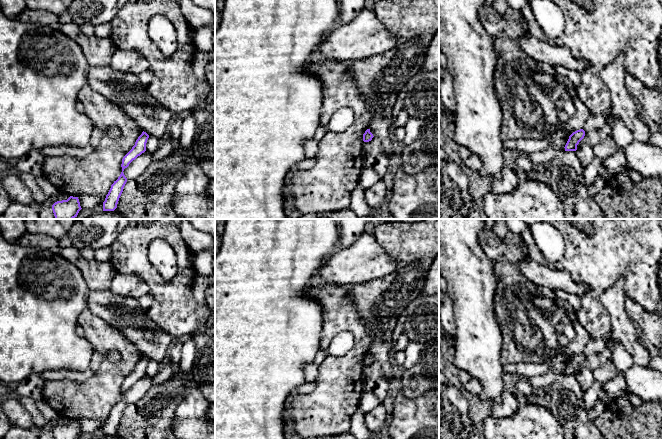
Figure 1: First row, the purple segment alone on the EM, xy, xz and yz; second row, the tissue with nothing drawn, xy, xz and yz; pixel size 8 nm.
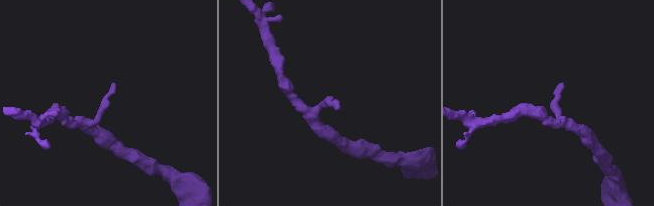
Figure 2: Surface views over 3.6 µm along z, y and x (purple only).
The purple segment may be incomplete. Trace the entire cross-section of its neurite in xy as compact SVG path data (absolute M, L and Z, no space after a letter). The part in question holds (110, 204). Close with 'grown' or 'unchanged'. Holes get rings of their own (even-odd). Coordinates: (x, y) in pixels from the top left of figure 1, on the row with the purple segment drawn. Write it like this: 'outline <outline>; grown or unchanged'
outline M143 131L136 140L132 149L123 157L121 164L122 172L118 179L111 185L111 188L106 195L105 201L103 202L103 211L114 211L117 208L119 198L127 182L127 178L125 177L123 171L133 160L146 151L146 143L148 138L149 135Z; unchanged

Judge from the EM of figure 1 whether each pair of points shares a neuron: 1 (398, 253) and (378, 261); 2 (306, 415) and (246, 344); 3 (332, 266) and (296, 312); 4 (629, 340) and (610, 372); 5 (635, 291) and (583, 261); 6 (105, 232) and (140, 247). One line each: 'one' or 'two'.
1: two
2: two
3: two
4: two
5: one
6: two

